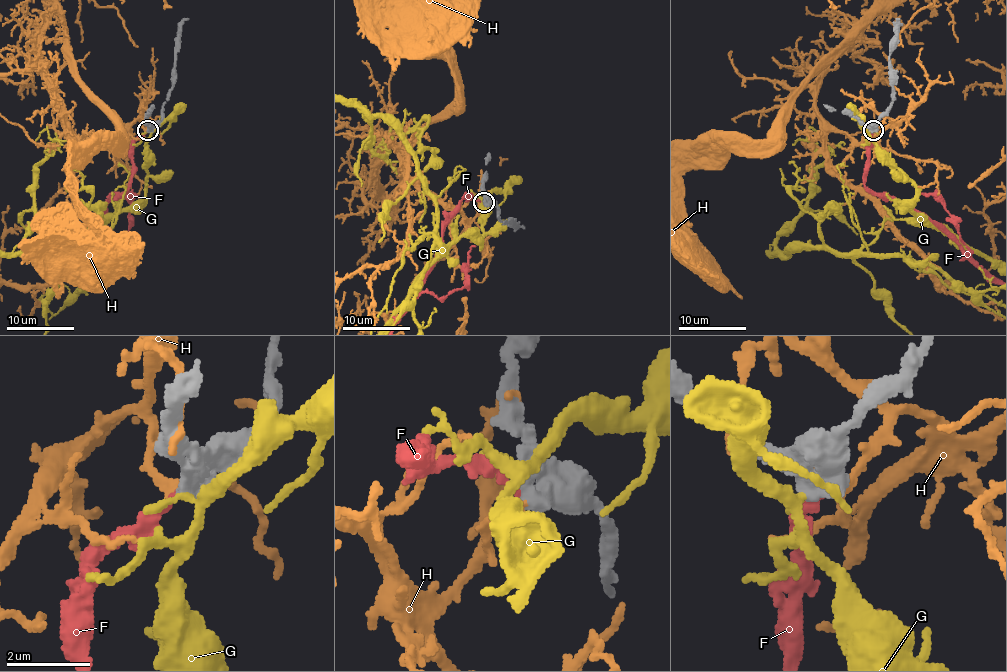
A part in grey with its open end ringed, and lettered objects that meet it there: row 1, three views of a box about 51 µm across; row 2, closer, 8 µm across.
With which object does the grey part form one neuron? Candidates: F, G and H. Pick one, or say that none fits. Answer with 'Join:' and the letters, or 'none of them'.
Join: F

